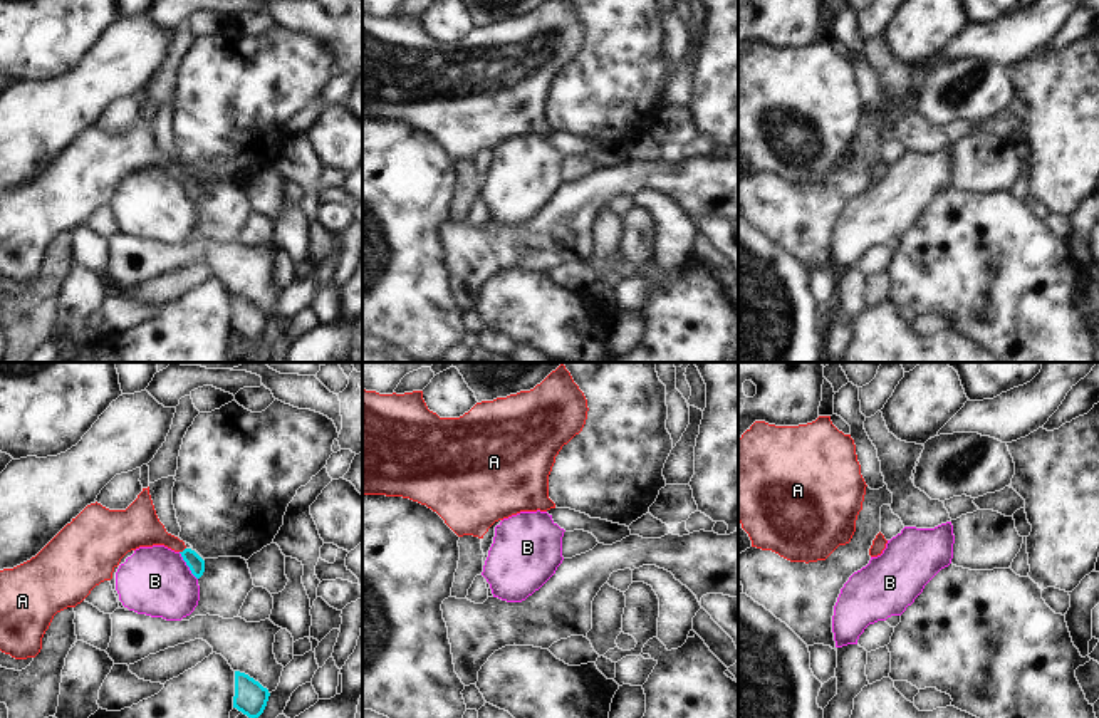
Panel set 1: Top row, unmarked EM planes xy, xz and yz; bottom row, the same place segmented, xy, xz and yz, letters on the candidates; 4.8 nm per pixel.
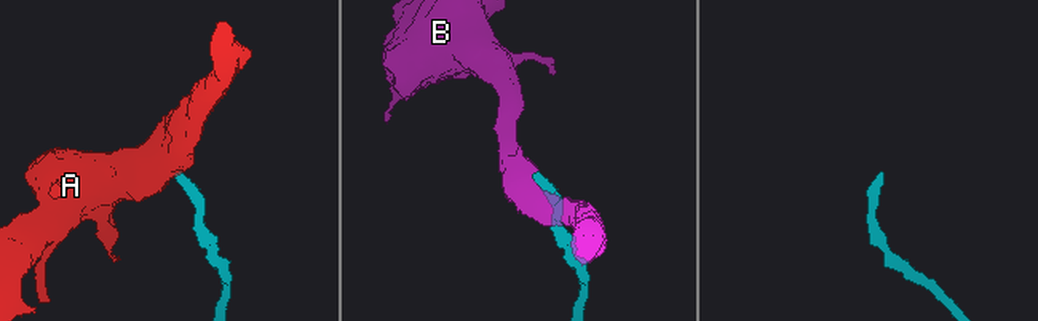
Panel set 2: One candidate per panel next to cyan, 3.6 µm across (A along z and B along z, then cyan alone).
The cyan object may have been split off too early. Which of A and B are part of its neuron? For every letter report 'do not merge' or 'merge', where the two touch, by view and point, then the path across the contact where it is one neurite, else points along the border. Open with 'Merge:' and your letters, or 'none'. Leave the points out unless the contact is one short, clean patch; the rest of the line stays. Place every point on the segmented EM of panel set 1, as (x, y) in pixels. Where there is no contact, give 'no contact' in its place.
Merge: A
A: merge; meets cyan in xy at (183, 551); runs through xy (193, 561), (183, 551), (138, 525)
B: do not merge; meets cyan in xy at (187, 564)

